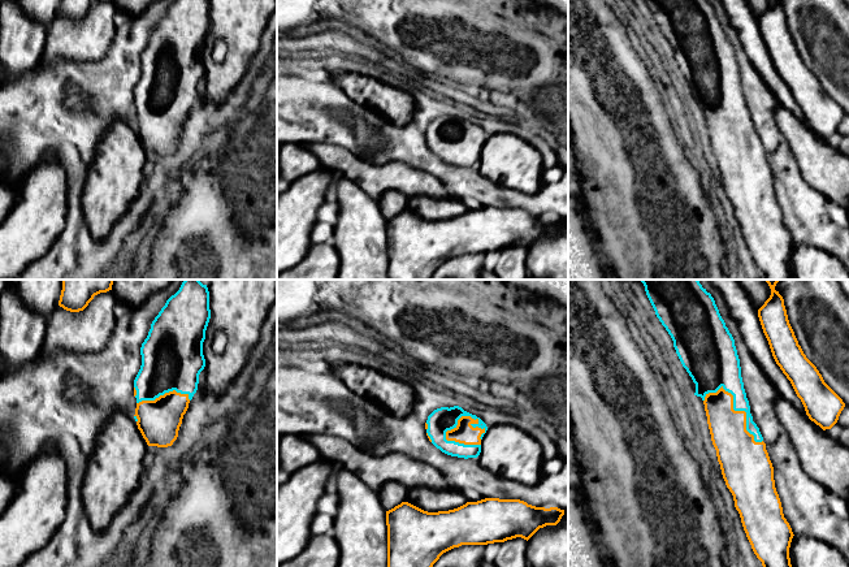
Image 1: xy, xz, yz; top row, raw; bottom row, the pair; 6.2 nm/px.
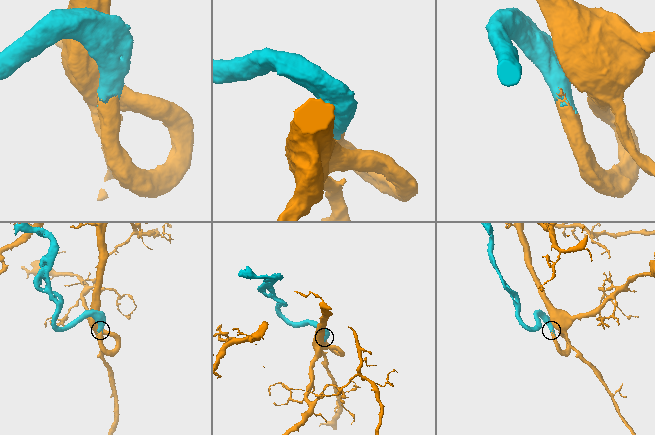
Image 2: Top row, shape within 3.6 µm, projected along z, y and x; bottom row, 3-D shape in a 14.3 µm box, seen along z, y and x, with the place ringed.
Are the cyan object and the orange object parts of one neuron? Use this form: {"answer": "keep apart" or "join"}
{"answer": "join"}

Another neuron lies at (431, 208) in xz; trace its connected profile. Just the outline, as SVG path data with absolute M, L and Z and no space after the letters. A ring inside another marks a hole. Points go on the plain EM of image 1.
M417 195L408 199L408 212L428 220L449 220L458 217L468 211L467 205L458 198L436 198Z

